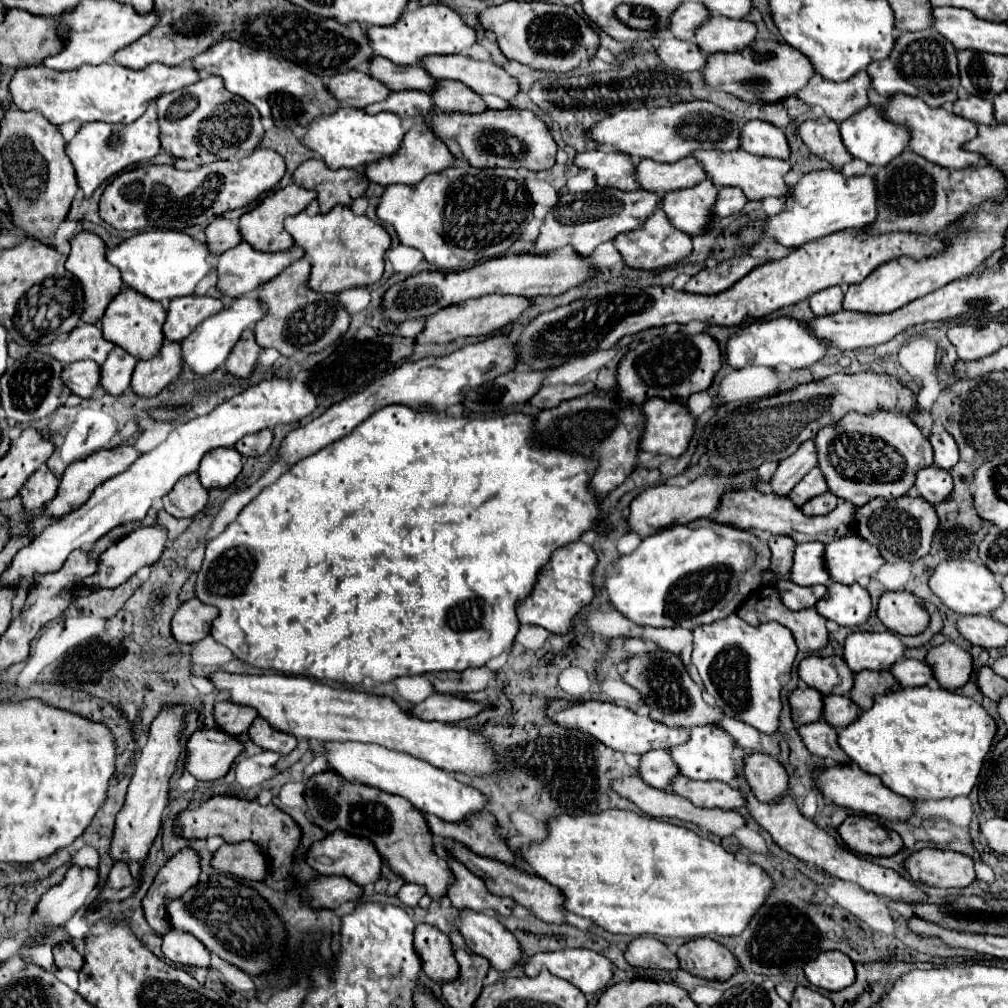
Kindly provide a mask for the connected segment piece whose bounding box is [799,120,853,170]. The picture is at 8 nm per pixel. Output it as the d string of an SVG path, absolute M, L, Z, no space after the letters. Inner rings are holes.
M805 120L799 126L799 136L815 156L825 158L837 170L853 160L853 156L849 156L841 144L839 124L835 120Z

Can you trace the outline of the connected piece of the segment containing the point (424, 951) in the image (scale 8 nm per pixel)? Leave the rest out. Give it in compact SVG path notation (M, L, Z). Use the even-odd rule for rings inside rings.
M419 924L415 928L415 950L423 962L423 972L433 982L445 984L457 980L459 964L447 934L429 924Z

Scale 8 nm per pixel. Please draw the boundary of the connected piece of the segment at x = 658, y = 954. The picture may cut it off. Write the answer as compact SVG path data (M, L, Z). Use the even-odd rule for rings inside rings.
M641 936L629 942L625 950L625 960L631 966L655 968L655 970L677 970L677 956L667 950L667 946L653 936Z

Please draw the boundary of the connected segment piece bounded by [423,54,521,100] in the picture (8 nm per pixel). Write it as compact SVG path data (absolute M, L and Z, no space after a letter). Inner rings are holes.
M453 54L453 56L427 56L423 60L425 70L435 78L443 80L459 80L473 88L477 94L495 94L503 100L513 100L519 94L517 78L509 76L495 62L479 62L469 56Z

